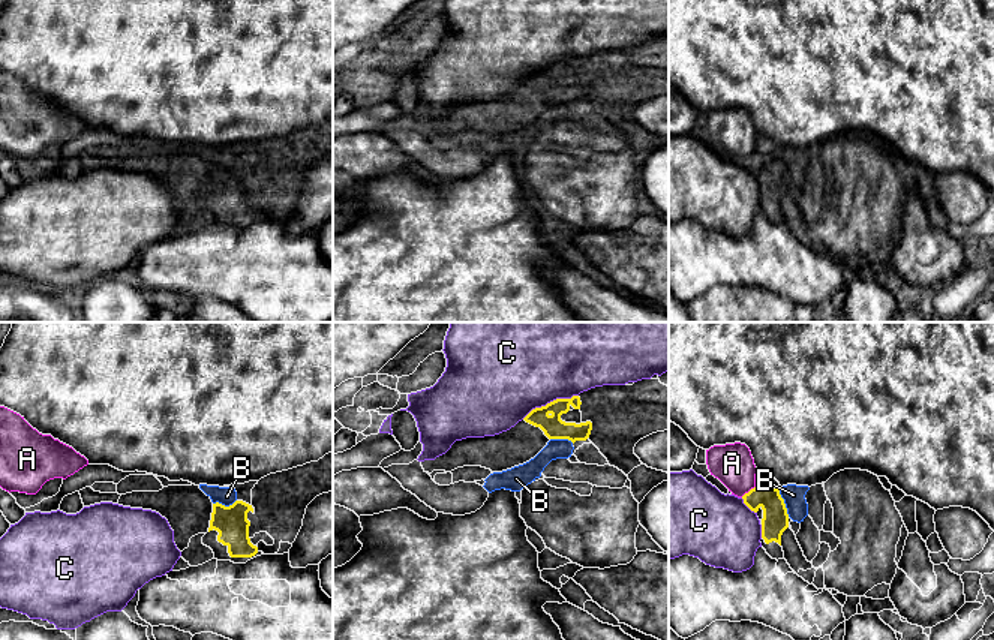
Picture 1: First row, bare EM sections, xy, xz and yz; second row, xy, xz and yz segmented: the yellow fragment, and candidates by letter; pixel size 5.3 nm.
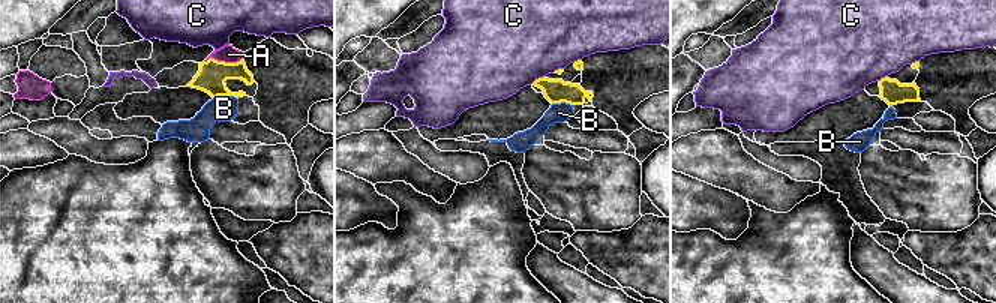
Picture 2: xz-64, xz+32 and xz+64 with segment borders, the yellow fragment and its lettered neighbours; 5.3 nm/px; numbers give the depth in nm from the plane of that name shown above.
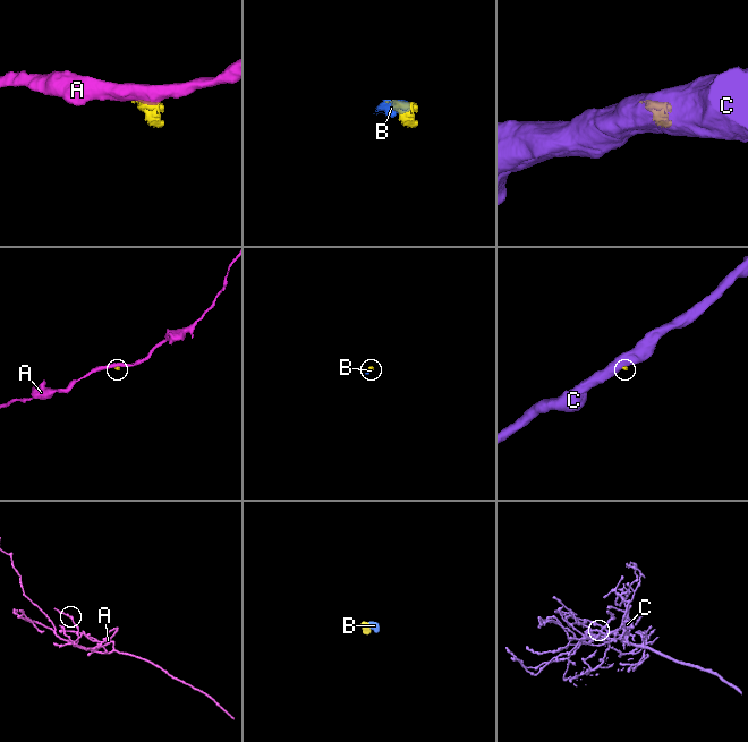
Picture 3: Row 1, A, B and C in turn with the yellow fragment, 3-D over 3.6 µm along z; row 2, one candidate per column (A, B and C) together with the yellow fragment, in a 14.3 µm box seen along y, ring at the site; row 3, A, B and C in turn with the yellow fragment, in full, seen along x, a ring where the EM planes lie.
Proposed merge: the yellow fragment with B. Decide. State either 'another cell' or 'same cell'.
same cell

